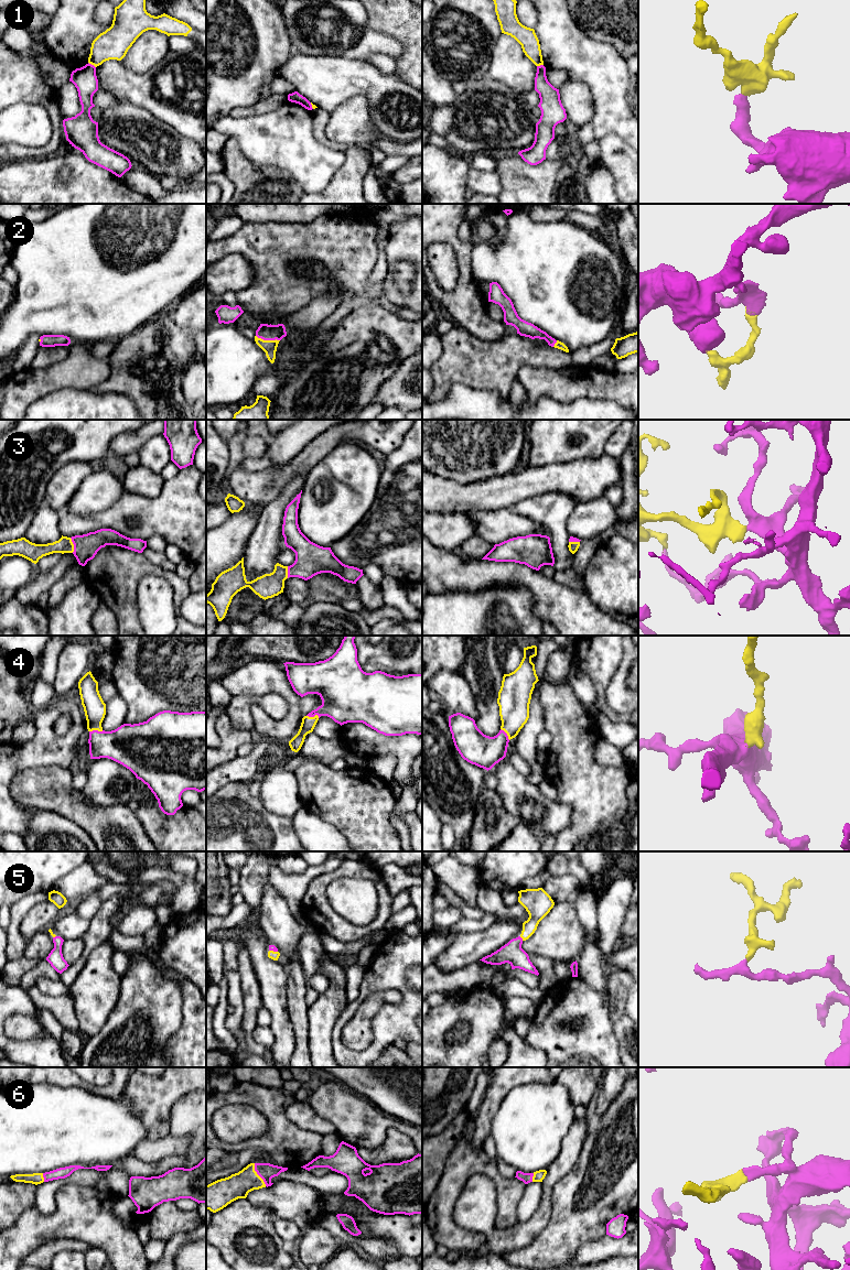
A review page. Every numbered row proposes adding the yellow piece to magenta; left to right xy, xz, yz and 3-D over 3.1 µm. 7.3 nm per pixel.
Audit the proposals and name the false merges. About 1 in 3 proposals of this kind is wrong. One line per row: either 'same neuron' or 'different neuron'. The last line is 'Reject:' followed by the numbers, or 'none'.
1: different neuron
2: same neuron
3: same neuron
4: same neuron
5: same neuron
6: same neuron
Reject: 1

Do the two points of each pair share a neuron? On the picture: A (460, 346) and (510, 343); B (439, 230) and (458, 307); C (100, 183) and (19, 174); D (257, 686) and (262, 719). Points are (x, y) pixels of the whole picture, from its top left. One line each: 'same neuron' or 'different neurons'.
A: same neuron
B: same neuron
C: same neuron
D: same neuron

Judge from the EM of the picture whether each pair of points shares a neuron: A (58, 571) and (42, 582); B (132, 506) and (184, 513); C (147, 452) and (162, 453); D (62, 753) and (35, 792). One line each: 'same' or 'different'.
A: same
B: same
C: same
D: different

